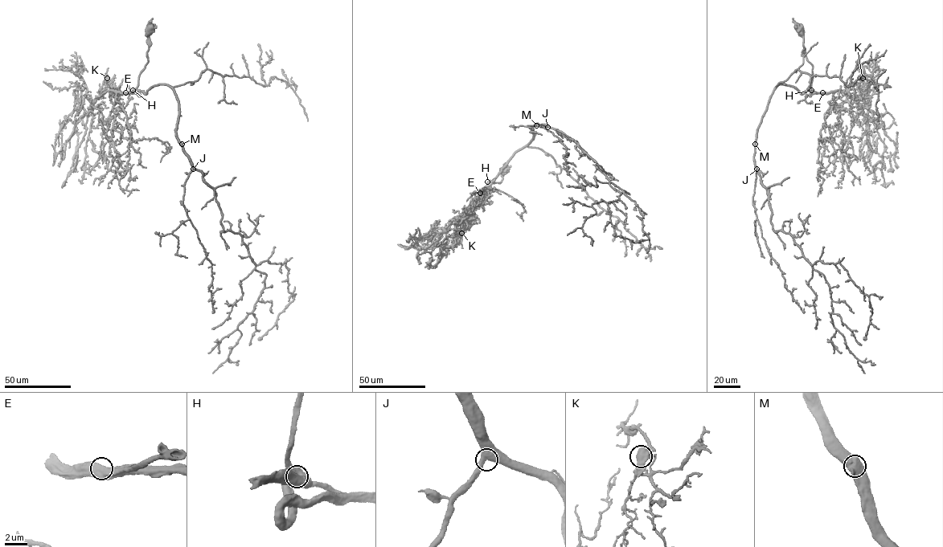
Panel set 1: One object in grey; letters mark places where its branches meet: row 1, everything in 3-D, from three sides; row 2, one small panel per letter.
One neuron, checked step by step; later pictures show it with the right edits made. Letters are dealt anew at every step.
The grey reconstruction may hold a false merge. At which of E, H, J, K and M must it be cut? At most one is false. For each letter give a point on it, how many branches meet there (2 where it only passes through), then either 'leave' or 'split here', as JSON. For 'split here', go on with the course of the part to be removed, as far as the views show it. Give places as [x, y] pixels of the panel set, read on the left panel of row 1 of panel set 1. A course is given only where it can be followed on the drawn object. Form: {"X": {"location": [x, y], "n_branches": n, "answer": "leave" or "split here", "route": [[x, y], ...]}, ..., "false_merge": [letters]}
{"E": {"location": [125, 92], "n_branches": 2, "answer": "leave"}, "H": {"location": [133, 90], "n_branches": 2, "answer": "leave"}, "J": {"location": [193, 169], "n_branches": 2, "answer": "leave"}, "K": {"location": [107, 78], "n_branches": 2, "answer": "leave"}, "M": {"location": [182, 144], "n_branches": 2, "answer": "leave"}, "false_merge": []}

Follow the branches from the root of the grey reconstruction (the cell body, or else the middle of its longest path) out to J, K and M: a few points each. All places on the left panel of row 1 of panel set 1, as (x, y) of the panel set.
J: (149, 28), (148, 63), (135, 91), (145, 94), (160, 84), (173, 90), (178, 104), (177, 138), (193, 169)
K: (149, 28), (148, 63), (140, 74), (137, 86), (130, 92), (112, 91), (107, 78)
M: (149, 28), (148, 63), (135, 91), (145, 94), (160, 84), (173, 90), (178, 104), (177, 138), (182, 144)

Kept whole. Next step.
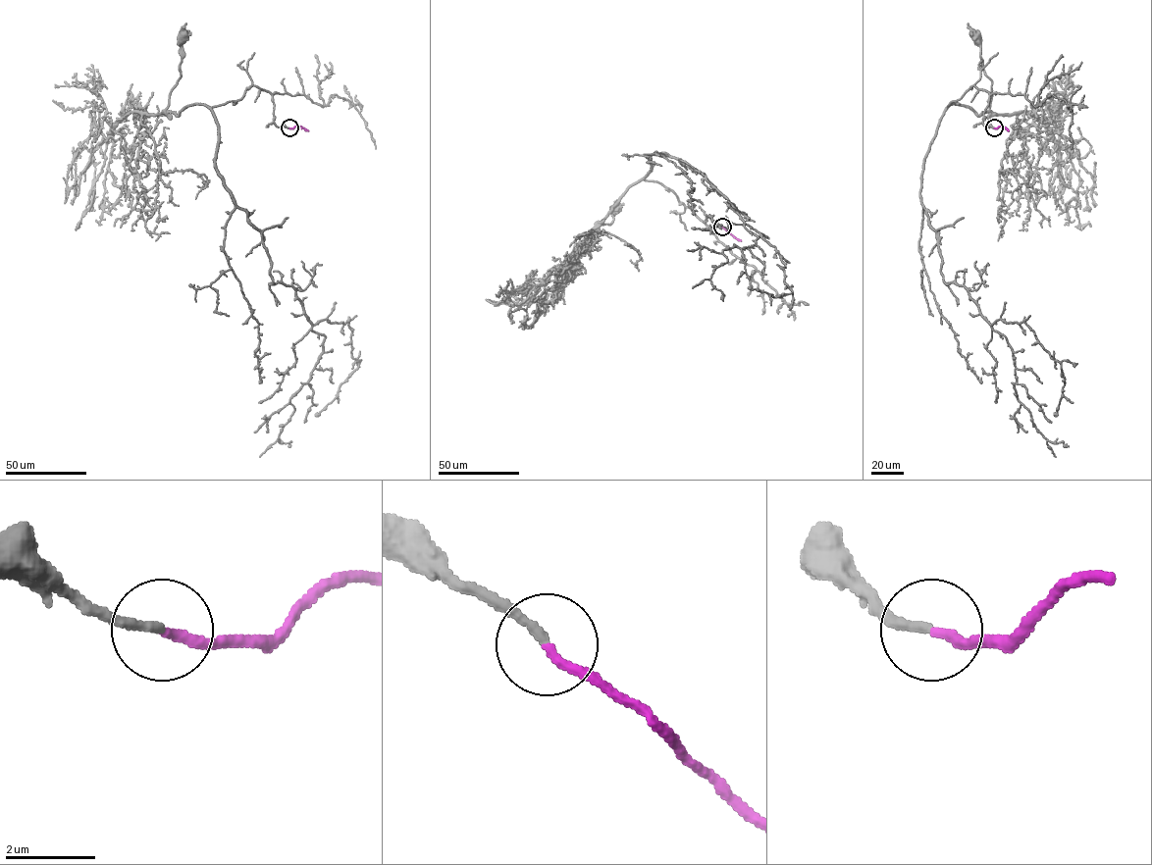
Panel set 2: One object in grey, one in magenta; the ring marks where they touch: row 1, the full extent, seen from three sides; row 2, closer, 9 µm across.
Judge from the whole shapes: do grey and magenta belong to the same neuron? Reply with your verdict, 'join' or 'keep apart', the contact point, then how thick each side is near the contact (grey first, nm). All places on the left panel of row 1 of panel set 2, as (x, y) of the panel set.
join; at (289, 127); 200 nm thick on the grey side, 200 nm on the other

